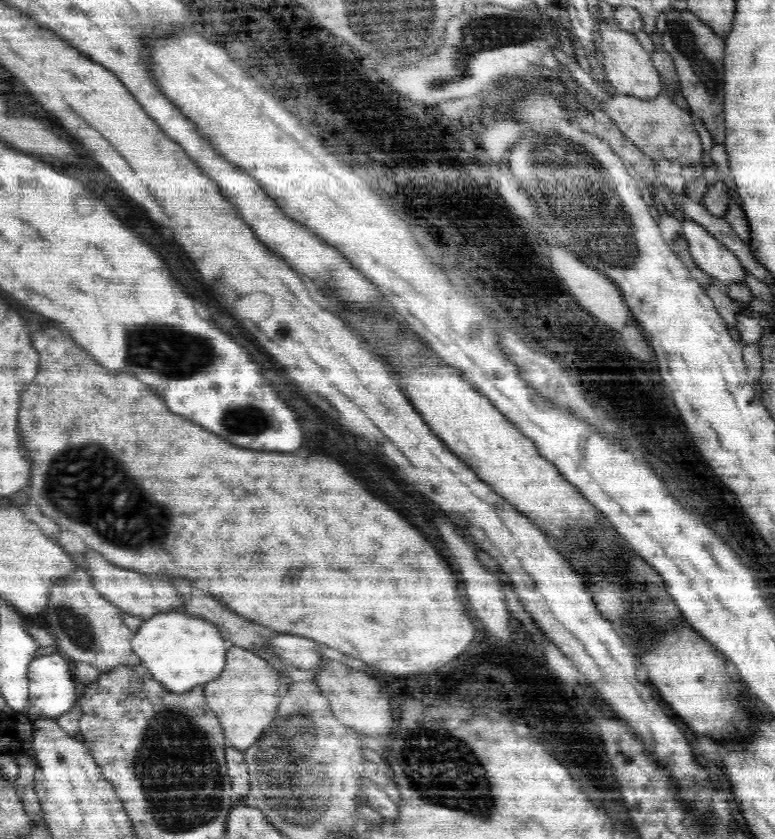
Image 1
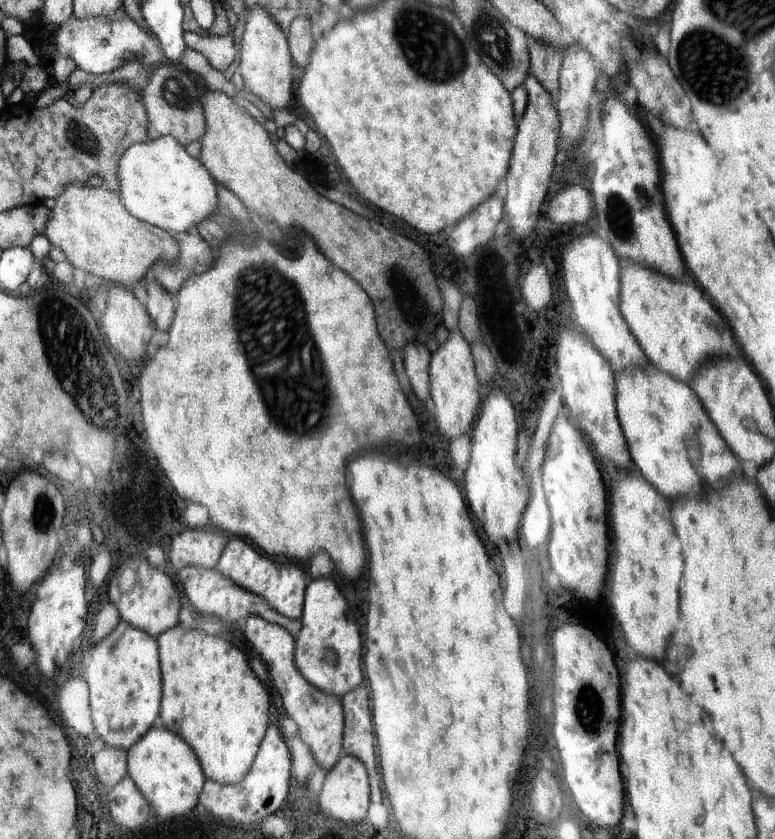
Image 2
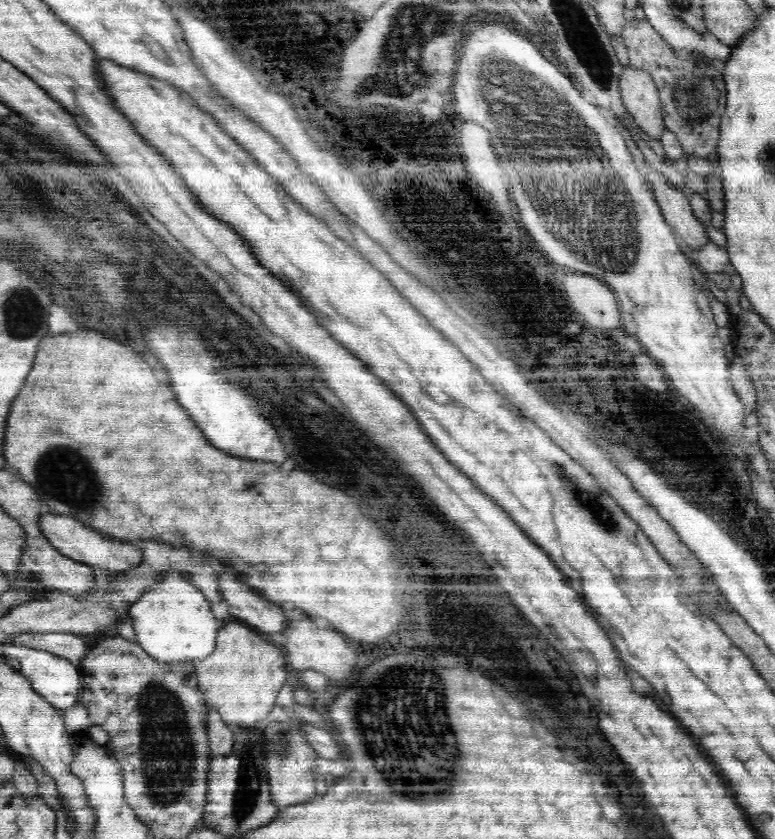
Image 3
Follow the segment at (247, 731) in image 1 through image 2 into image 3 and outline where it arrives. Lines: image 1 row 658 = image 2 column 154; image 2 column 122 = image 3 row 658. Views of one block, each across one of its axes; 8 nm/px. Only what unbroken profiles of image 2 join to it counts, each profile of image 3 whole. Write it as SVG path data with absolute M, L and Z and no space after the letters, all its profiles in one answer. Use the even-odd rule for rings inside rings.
M226 624L217 630L216 647L213 654L193 664L199 690L204 693L206 704L218 710L218 715L226 724L234 728L240 726L257 727L265 723L265 718L276 705L280 688L286 685L286 656L284 649L274 647L262 637L244 628L244 624Z

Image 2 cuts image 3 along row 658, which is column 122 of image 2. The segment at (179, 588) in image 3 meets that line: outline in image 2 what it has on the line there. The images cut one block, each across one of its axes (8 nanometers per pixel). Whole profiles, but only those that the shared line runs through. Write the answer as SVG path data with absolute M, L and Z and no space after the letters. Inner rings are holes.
M172 136L132 144L118 160L120 202L130 216L144 220L176 236L197 233L196 226L216 214L216 181L198 157L192 157Z

